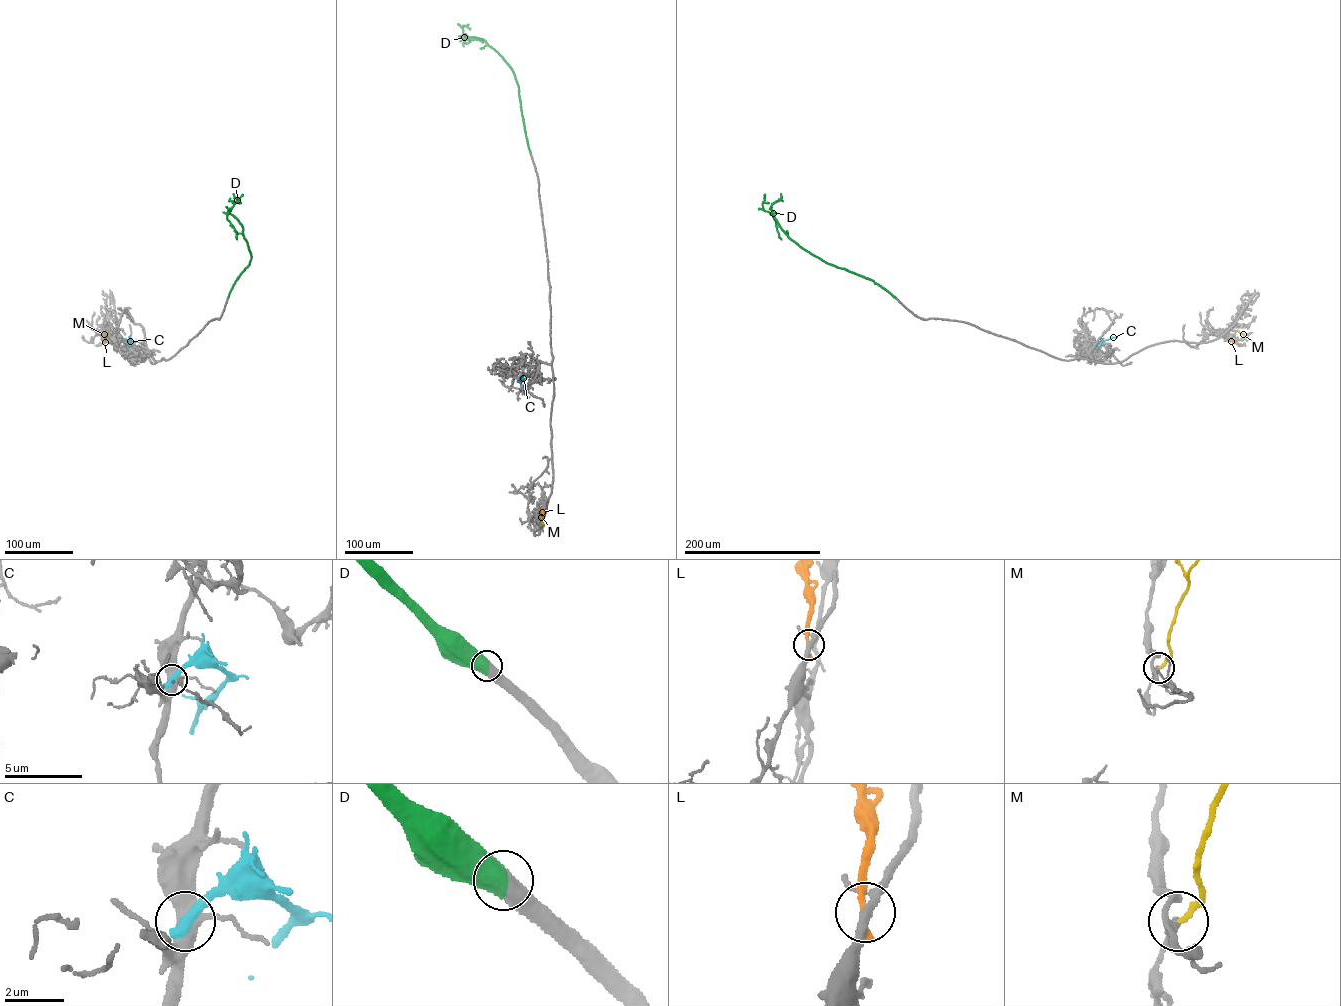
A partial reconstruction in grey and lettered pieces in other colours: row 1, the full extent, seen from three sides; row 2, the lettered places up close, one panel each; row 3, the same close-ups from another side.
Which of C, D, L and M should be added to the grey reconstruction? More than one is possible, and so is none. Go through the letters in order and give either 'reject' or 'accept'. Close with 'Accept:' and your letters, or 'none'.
C: reject
D: accept
L: reject
M: reject
Accept: D

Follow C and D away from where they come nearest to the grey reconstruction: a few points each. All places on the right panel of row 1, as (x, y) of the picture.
C: (1099, 345), (1103, 341), (1117, 337)
D: (895, 297), (873, 281), (826, 262), (800, 247), (781, 228), (774, 212), (763, 209), (765, 194)

